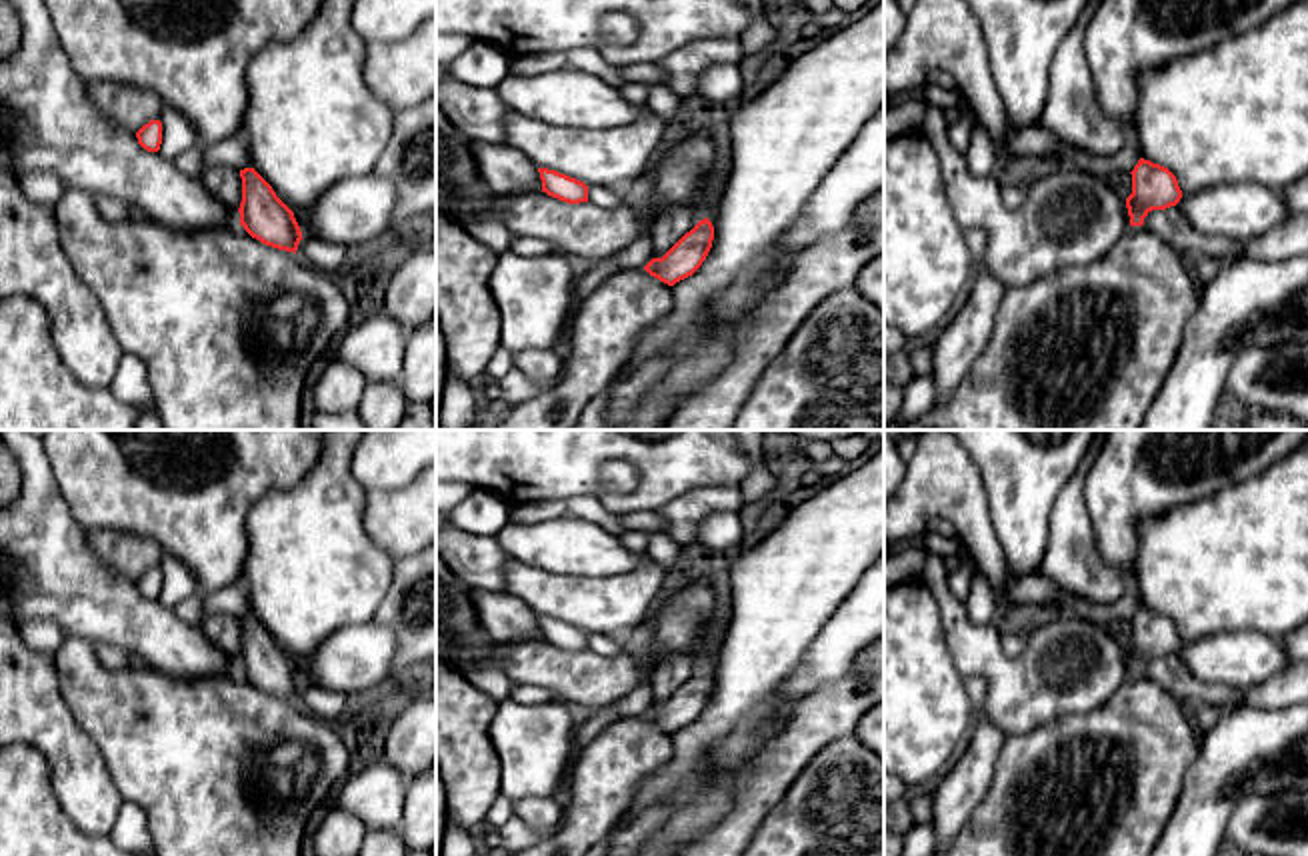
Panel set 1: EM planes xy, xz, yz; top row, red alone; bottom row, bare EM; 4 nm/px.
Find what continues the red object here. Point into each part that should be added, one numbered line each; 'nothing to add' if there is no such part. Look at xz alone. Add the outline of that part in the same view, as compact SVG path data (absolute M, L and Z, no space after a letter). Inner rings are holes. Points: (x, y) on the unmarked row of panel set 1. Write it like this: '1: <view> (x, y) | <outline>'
nothing to add

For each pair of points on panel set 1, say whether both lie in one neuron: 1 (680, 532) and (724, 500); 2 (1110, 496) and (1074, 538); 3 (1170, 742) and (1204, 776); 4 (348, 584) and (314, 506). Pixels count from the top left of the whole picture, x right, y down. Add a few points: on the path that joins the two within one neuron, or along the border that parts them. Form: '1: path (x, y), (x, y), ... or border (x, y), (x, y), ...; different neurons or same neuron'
1: path (688, 520), (712, 500); same neuron
2: border (1086, 472), (1084, 504), (1096, 550), (1108, 562); different neurons
3: border (1200, 734), (1196, 758), (1172, 806); different neurons
4: path (328, 564), (314, 550), (314, 526); same neuron

